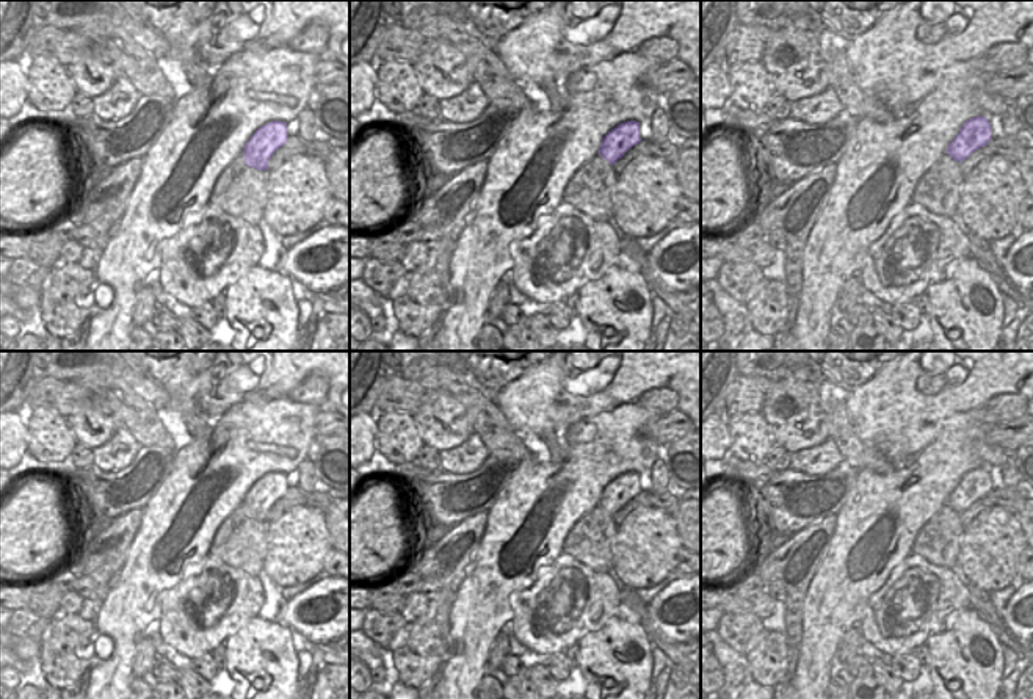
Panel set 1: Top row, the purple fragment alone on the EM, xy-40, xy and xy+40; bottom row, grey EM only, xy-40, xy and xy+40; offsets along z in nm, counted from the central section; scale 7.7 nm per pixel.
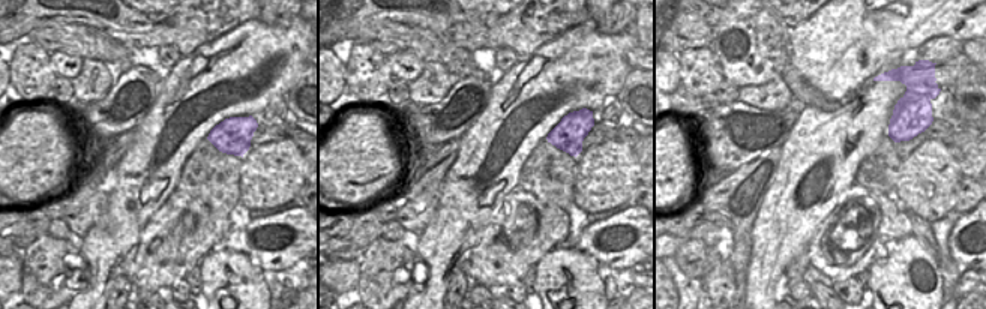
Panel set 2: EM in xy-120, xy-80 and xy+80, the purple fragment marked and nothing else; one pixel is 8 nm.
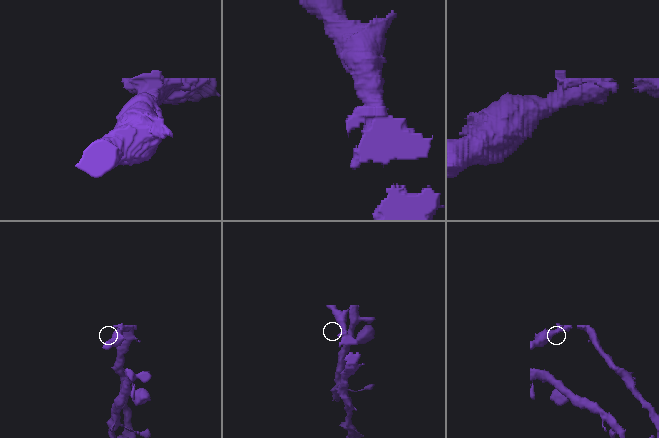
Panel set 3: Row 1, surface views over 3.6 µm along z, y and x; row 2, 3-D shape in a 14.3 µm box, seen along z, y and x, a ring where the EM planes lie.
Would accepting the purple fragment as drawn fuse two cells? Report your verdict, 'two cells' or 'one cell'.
one cell

